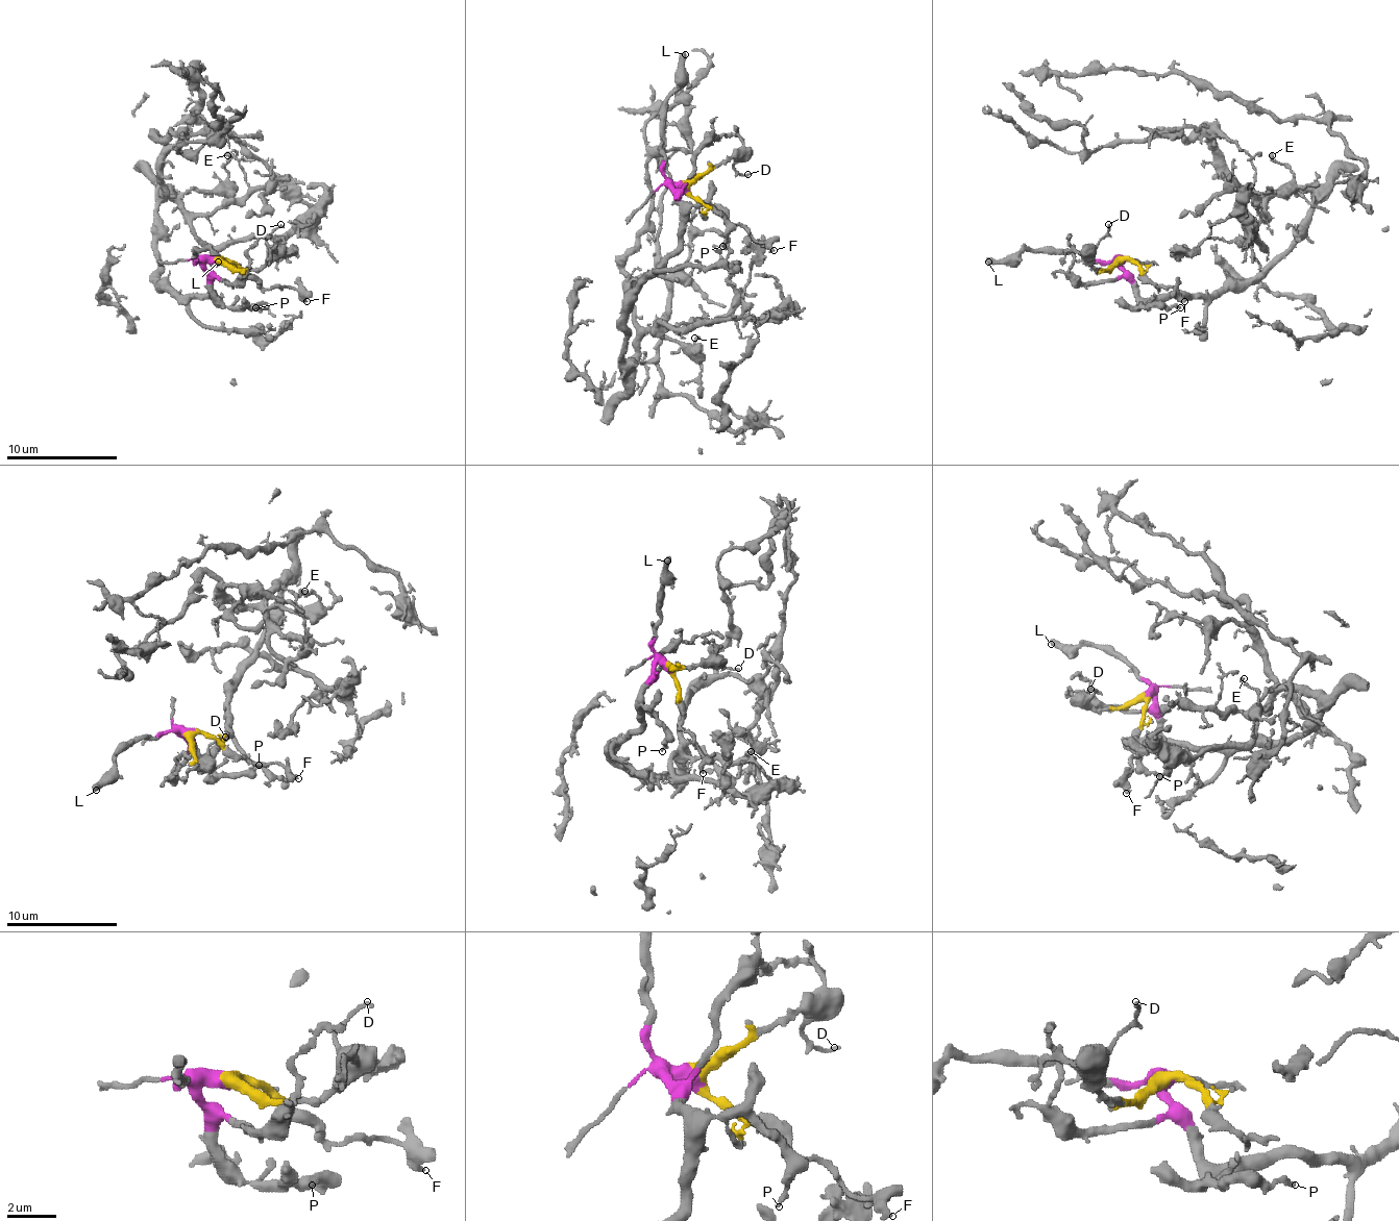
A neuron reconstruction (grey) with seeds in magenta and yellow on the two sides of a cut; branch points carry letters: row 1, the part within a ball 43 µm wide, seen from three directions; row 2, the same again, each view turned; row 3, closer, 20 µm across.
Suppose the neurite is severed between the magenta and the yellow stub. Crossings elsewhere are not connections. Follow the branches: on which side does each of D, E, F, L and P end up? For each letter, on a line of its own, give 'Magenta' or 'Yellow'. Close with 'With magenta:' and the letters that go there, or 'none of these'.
D: Yellow
E: Magenta
F: Yellow
L: Magenta
P: Magenta
With magenta: E, L, P

